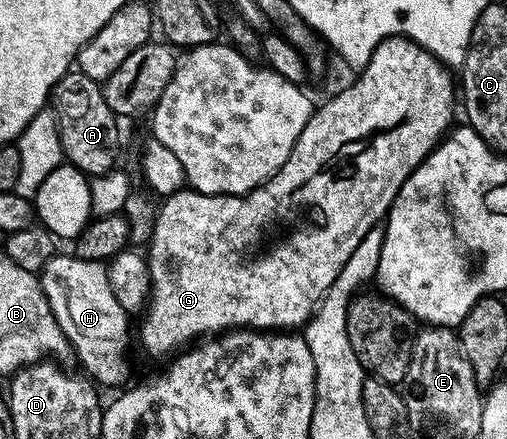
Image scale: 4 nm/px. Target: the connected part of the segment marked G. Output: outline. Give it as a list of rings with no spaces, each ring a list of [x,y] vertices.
[[[386,38],[377,44],[373,56],[369,56],[369,64],[358,71],[355,83],[340,95],[326,99],[323,107],[316,109],[305,124],[301,136],[297,136],[297,144],[293,144],[293,152],[289,152],[289,160],[281,164],[281,168],[272,178],[256,190],[247,194],[201,194],[197,190],[184,188],[175,194],[168,194],[162,199],[163,207],[158,207],[151,228],[151,240],[145,247],[147,271],[151,277],[151,293],[142,315],[143,323],[138,323],[137,338],[143,341],[143,346],[159,358],[162,354],[171,356],[180,348],[202,339],[204,336],[215,336],[236,328],[250,328],[260,332],[291,332],[302,327],[310,320],[324,294],[331,289],[337,276],[343,270],[343,265],[353,256],[353,248],[361,244],[365,232],[369,228],[380,225],[387,217],[397,192],[405,184],[405,180],[420,164],[431,155],[431,151],[443,141],[445,135],[452,129],[451,105],[457,102],[457,86],[451,83],[452,71],[444,66],[439,59],[432,56],[423,46],[411,42],[408,38]]]

